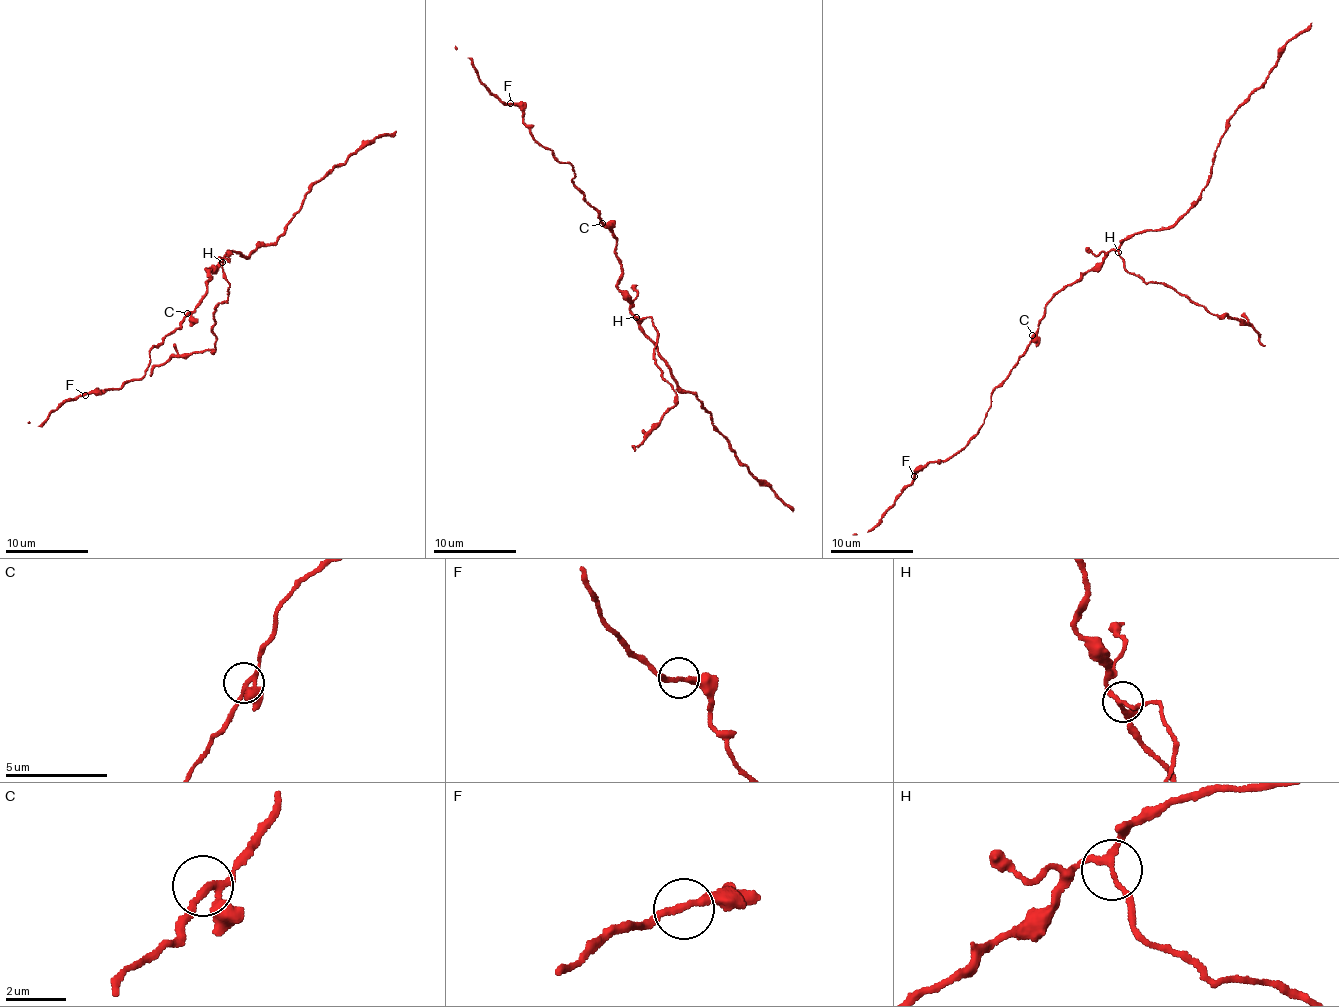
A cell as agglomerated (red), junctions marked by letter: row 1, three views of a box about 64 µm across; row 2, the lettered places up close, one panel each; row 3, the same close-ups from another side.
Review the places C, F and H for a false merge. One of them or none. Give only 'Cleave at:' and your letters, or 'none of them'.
Cleave at: H

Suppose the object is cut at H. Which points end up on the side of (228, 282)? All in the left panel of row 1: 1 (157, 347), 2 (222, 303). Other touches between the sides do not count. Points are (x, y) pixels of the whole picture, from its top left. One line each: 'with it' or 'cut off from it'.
1: cut off from it
2: with it

